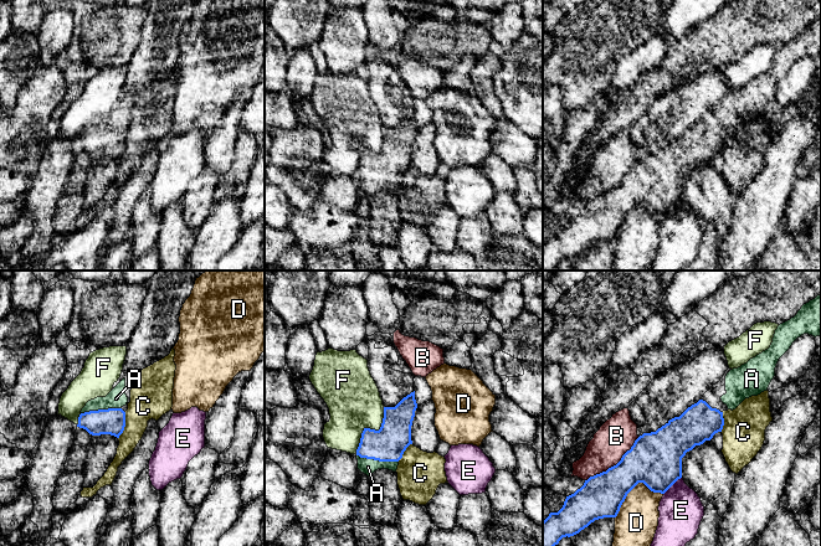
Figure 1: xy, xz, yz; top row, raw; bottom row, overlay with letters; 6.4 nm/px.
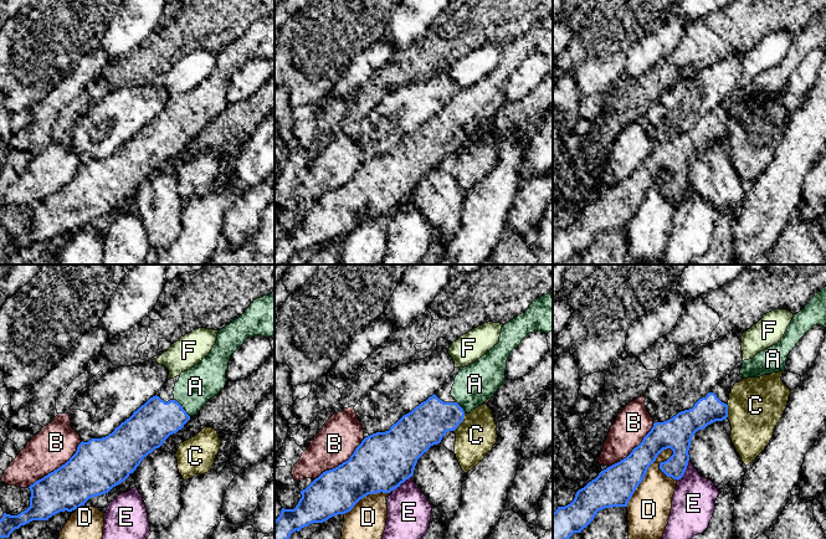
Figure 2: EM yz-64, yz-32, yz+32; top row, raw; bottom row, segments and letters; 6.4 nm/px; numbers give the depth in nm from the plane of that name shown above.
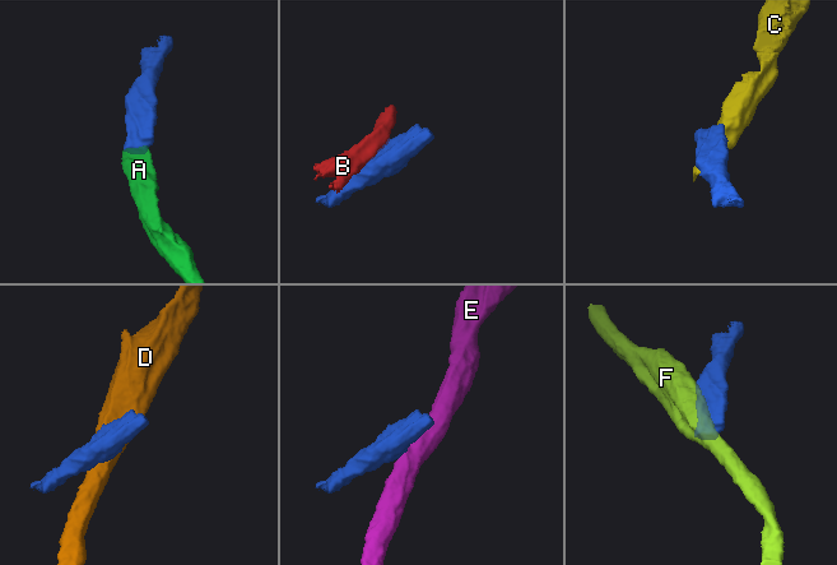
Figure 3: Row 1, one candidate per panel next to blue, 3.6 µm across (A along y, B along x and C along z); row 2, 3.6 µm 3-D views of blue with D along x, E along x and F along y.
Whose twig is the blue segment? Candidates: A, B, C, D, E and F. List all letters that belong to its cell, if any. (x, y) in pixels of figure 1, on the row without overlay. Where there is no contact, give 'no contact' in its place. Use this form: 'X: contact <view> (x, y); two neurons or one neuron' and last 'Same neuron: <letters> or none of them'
A: contact xz (378, 181); one neuron
B: contact yz (614, 187); two neurons
C: contact xy (124, 148); two neurons
D: contact yz (632, 210); two neurons
E: contact yz (672, 206); two neurons
F: contact xz (370, 152); two neurons
Same neuron: A

